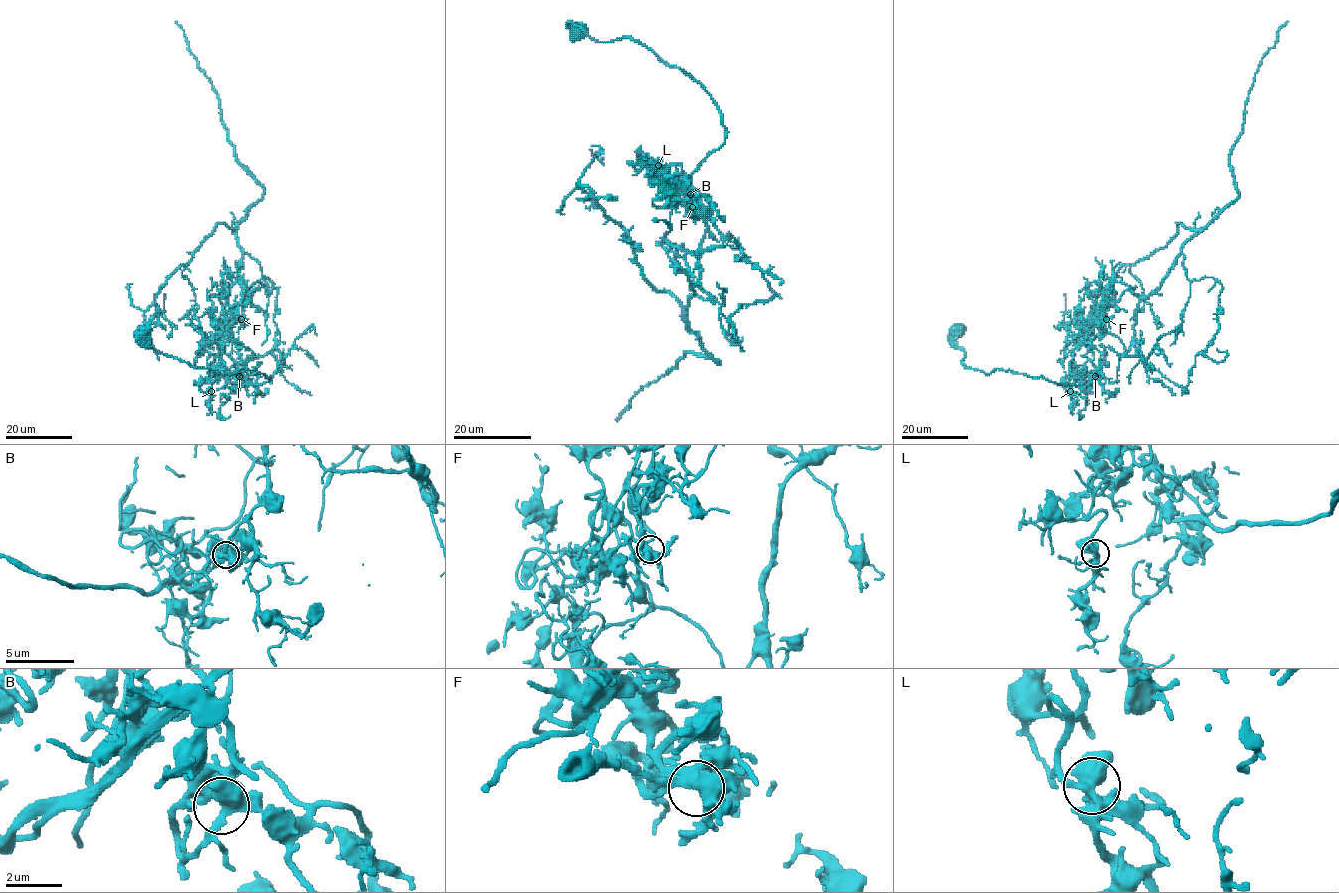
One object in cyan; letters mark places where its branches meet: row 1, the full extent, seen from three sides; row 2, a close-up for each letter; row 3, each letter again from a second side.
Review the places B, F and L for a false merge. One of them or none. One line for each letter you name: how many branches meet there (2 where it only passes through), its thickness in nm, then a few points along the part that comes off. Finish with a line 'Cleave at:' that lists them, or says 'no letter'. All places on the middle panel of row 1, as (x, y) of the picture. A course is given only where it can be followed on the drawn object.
F: 4 | 500 nm | (693, 208), (672, 209), (664, 240), (693, 289), (687, 326), (718, 362), (685, 354), (642, 387), (616, 421)
Cleave at: F

